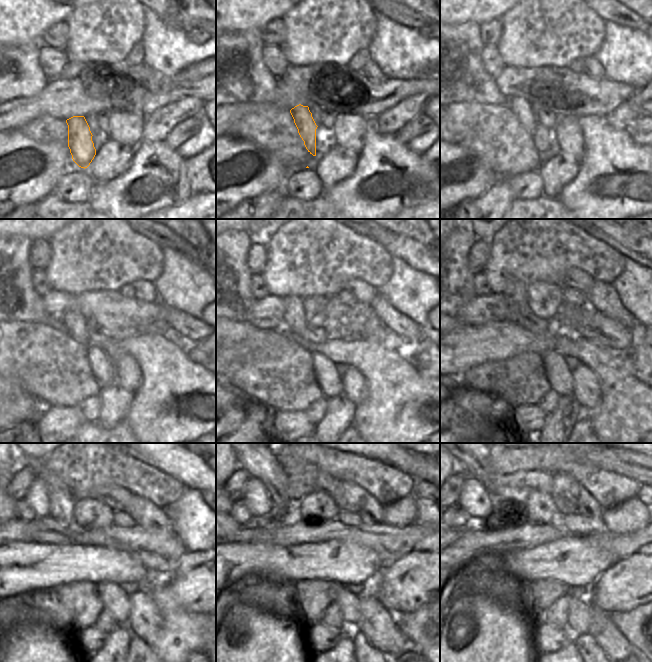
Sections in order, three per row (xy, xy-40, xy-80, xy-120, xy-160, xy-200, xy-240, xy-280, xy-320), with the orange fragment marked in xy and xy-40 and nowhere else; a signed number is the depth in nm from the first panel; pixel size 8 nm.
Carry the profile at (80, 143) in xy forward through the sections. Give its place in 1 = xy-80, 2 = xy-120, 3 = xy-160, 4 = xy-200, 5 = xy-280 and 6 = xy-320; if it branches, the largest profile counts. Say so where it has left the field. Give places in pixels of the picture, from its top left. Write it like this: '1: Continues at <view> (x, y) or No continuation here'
1: Continues at xy-80 (522, 108)
2: Continues at xy-120 (73, 323)
3: Continues at xy-160 (295, 321)
4: Continues at xy-200 (514, 294)
5: Continues at xy-280 (260, 463)
6: Continues at xy-320 (476, 463)

